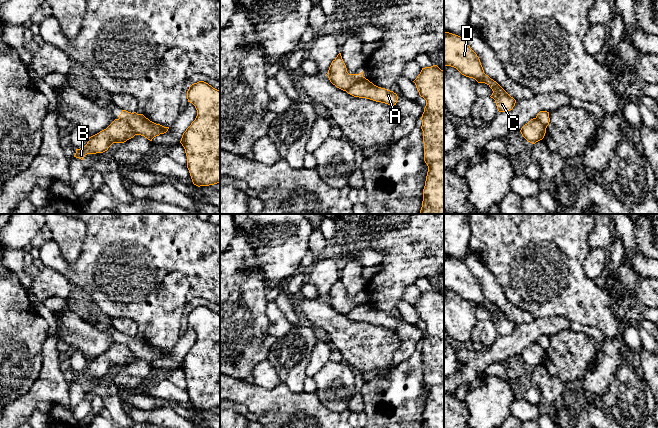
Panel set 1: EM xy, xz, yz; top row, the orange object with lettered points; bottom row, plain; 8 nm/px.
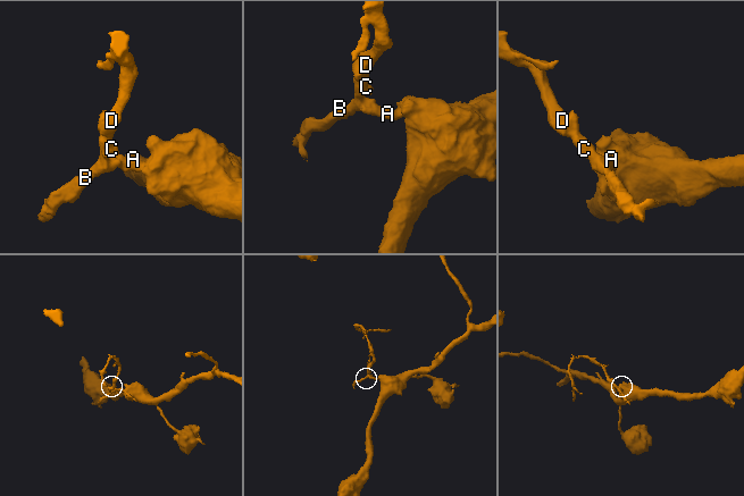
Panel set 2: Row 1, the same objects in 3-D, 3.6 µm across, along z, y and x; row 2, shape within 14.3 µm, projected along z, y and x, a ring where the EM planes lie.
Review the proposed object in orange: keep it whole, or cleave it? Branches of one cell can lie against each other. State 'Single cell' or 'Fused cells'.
Fused cells

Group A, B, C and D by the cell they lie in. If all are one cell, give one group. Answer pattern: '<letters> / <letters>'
A / B C D

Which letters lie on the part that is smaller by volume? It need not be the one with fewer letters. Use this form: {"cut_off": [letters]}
{"cut_off": ["B", "C", "D"]}

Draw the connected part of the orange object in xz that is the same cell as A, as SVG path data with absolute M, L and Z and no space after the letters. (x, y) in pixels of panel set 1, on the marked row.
M361 77L360 80L347 89L346 92L354 97L366 98L392 106L396 105L398 100L396 93L374 85L365 77Z

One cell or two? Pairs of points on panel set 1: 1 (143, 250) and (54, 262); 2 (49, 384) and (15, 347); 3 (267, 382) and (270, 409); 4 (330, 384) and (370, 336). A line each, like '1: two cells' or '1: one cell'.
1: one cell
2: two cells
3: two cells
4: two cells

